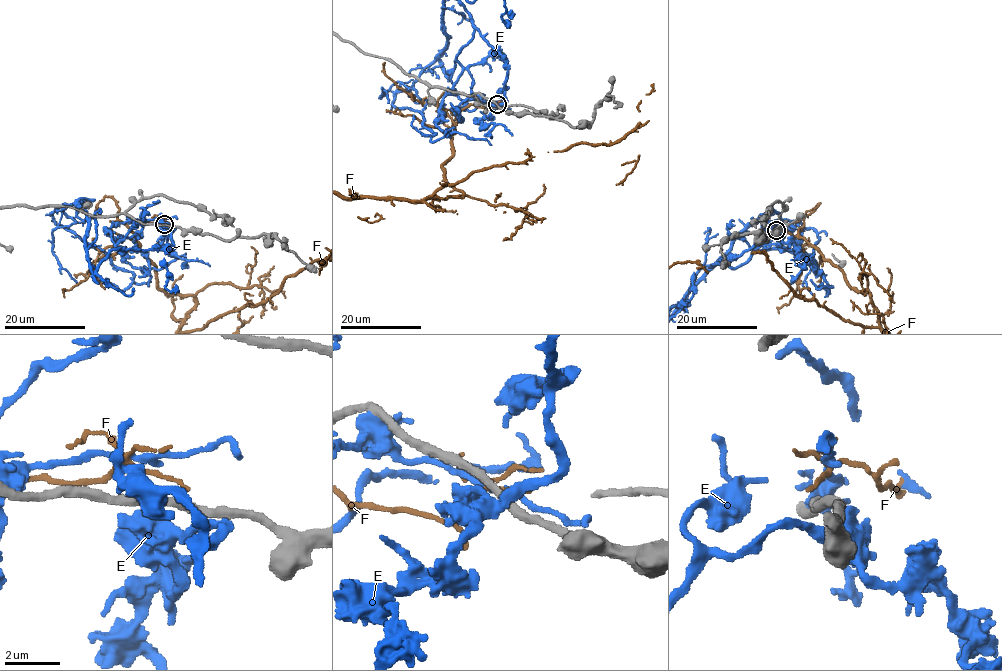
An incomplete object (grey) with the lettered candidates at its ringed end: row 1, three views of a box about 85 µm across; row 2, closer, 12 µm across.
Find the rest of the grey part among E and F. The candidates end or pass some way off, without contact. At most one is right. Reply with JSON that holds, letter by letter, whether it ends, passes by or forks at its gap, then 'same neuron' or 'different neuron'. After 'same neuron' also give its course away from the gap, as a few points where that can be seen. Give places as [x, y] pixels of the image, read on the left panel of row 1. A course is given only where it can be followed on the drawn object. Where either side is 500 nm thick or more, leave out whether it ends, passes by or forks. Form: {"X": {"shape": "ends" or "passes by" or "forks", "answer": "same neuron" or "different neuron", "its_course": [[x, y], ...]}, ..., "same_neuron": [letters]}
{"E": {"answer": "different neuron"}, "F": {"shape": "passes by", "answer": "same neuron"}, "same_neuron": ["F"]}

